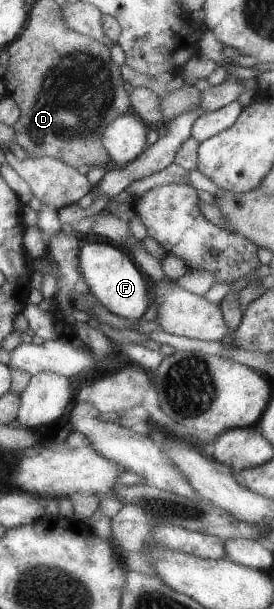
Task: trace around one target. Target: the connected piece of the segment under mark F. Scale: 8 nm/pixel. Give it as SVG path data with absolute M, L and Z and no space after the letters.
M110 241L90 242L78 248L78 266L80 268L81 283L85 284L106 310L112 314L130 321L138 320L146 308L151 304L150 283L141 269L135 264L135 259L120 245Z

